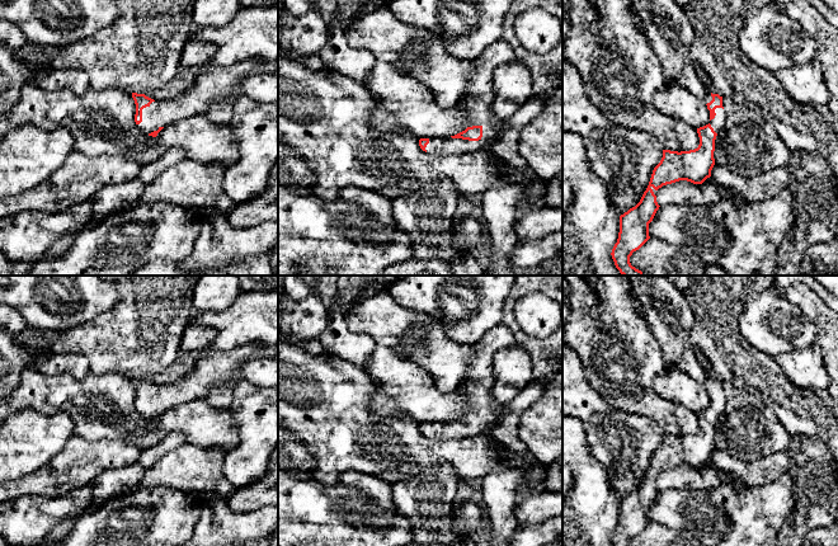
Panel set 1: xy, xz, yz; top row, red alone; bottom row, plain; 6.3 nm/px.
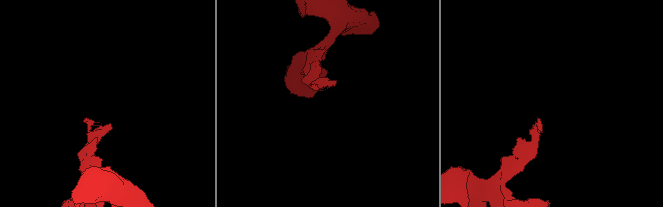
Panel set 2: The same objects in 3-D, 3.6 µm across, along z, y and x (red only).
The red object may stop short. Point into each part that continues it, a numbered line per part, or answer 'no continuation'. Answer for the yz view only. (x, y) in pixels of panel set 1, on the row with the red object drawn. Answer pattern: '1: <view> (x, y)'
1: yz (718, 122)

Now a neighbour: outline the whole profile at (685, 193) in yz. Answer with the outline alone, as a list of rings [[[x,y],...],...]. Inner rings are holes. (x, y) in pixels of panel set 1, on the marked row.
[[[710,176],[702,184],[679,180],[656,190],[659,206],[714,206],[721,201],[717,183]]]

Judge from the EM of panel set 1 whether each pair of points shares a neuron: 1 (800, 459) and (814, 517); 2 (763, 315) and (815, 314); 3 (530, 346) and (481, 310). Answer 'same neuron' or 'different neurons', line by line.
1: same neuron
2: different neurons
3: different neurons

